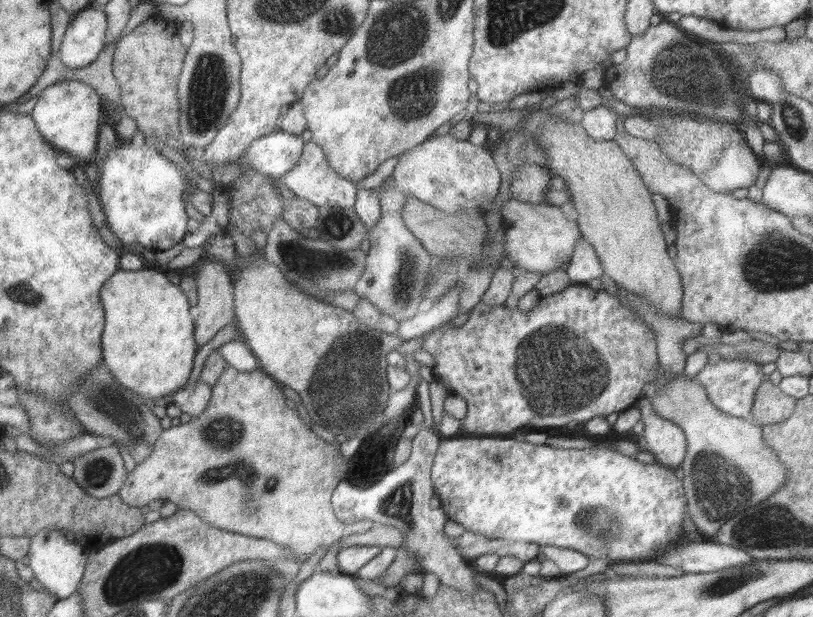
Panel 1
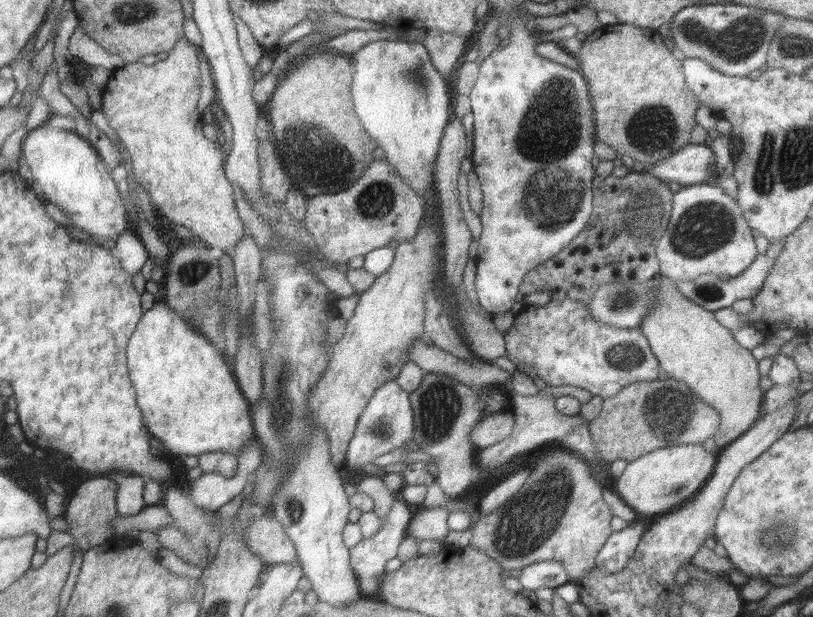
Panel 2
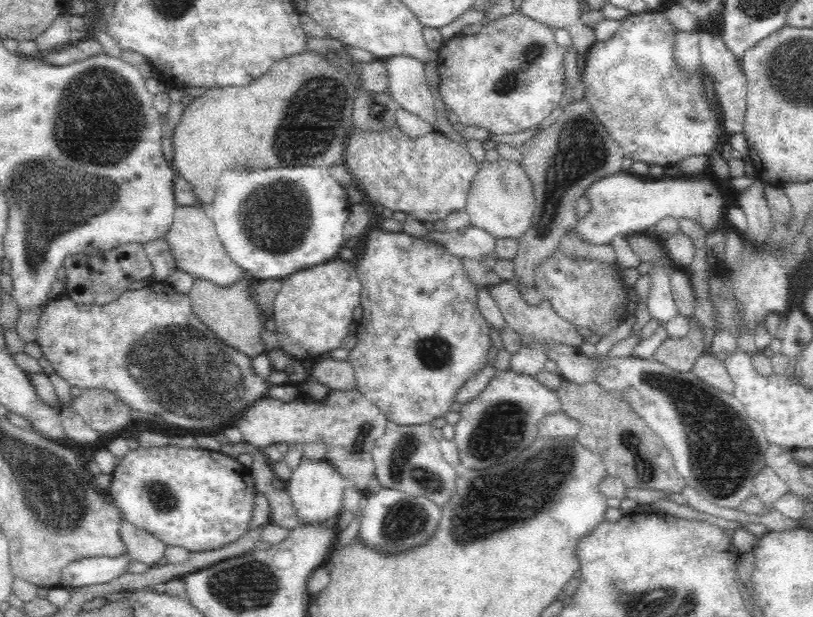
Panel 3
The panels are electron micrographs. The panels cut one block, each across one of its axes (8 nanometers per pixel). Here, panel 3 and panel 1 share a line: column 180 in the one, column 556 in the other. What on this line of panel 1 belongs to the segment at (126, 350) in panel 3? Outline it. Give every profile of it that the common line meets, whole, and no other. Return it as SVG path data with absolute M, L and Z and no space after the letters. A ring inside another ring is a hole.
M574 284L556 294L541 297L536 307L533 307L530 311L521 311L518 307L507 308L504 304L502 306L488 306L480 302L471 310L470 317L463 326L453 326L446 323L423 335L421 349L432 355L432 369L435 380L446 387L446 390L449 391L449 396L460 397L466 401L468 412L461 420L459 435L467 437L510 436L510 432L516 432L516 430L526 428L526 426L530 426L530 428L560 428L560 426L567 426L572 421L582 425L588 423L594 417L606 417L612 412L621 413L640 400L642 387L646 382L652 382L653 376L660 369L657 342L651 328L630 309L627 309L617 296L607 293L606 290L590 288L586 284ZM542 344L550 344L550 352L542 352Z

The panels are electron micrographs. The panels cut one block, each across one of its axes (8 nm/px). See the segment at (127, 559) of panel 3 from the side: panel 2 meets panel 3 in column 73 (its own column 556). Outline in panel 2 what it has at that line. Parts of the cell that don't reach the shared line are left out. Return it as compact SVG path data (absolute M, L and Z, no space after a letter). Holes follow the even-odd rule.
M541 561L526 566L518 580L524 589L533 591L538 588L556 589L557 586L570 582L564 566L555 561Z

